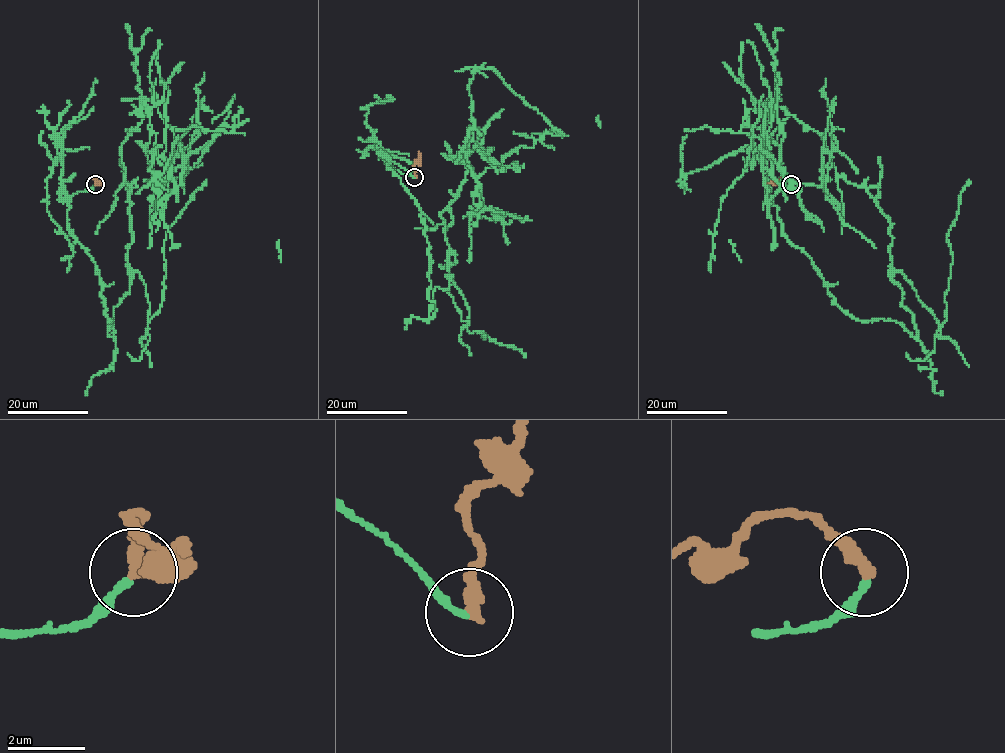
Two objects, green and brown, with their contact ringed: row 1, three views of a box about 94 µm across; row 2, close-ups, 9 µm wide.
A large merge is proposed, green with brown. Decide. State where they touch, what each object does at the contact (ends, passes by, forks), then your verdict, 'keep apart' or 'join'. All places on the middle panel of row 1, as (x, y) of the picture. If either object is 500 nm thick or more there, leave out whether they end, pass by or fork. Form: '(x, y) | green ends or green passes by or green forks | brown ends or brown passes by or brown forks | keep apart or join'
(414, 177) | green ends | brown ends | keep apart

